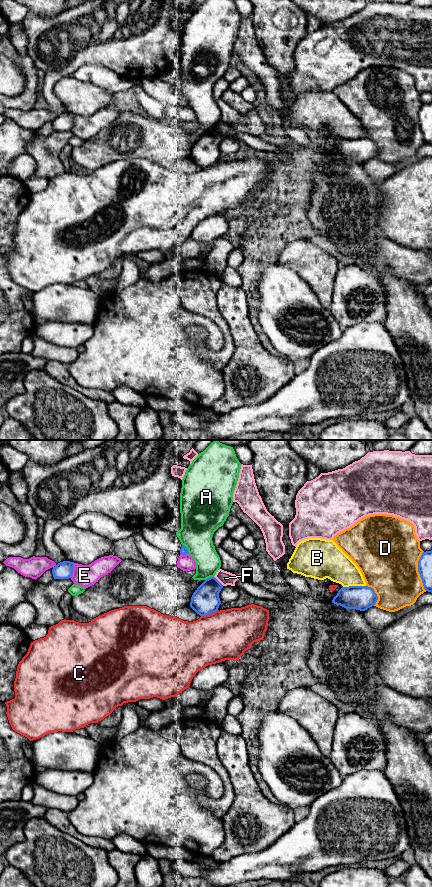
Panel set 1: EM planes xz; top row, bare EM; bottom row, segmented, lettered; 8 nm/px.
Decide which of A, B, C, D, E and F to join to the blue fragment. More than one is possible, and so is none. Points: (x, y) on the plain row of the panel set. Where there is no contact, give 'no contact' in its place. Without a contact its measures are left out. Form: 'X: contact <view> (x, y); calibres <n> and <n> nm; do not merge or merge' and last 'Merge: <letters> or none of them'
A: contact xz (187, 101); calibres 60 and 300 nm; do not merge
B: contact xz (354, 138); calibres 190 and 240 nm; do not merge
C: contact xz (209, 165); calibres 220 and 400 nm; do not merge
D: contact xz (418, 123); calibres 110 and 460 nm; do not merge
E: contact xz (72, 122); calibres 140 and 180 nm; do not merge
F: contact xz (218, 133); calibres 220 and 110 nm; do not merge
Merge: none of them

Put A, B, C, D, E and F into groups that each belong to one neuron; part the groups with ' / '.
A / B / C / D / E / F

